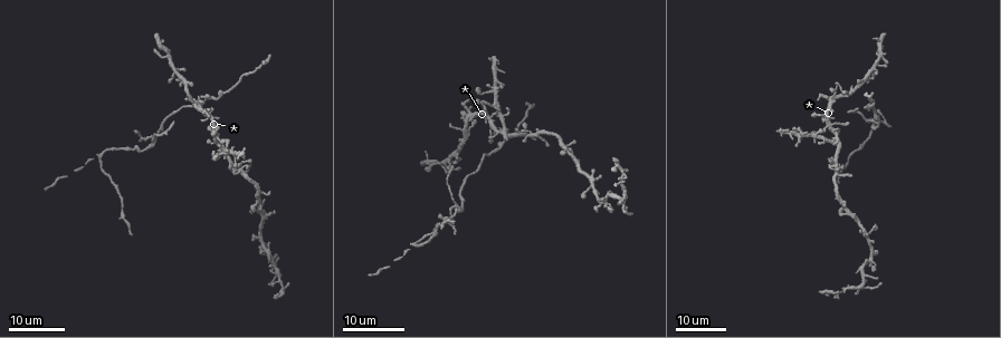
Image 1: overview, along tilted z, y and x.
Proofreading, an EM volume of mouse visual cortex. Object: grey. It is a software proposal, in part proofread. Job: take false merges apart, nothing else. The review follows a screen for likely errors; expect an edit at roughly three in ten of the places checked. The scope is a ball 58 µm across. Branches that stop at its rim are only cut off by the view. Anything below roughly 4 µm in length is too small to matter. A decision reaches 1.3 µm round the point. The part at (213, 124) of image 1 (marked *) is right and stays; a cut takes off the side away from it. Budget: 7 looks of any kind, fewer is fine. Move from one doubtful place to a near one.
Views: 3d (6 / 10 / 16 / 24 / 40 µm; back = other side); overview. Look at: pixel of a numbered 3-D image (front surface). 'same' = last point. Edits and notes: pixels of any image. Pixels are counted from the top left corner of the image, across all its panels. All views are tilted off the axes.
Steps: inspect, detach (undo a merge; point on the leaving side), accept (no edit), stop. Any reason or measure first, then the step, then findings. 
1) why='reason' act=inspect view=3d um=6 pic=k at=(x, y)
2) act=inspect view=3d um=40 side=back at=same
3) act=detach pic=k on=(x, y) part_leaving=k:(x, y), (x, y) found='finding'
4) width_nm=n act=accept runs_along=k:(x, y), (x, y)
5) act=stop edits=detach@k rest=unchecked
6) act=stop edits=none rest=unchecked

why='looks like a crossing' act=inspect view=3d um=24 pic=1 at=(495, 103)

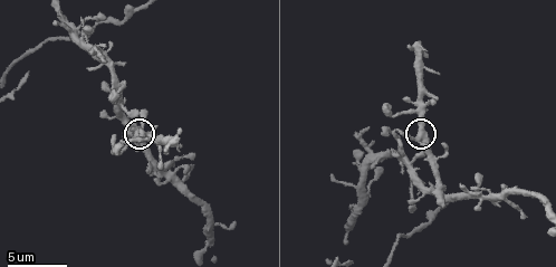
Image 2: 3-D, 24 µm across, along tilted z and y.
why='closer look' act=inspect view=3d um=10 pic=2 at=(416, 137)

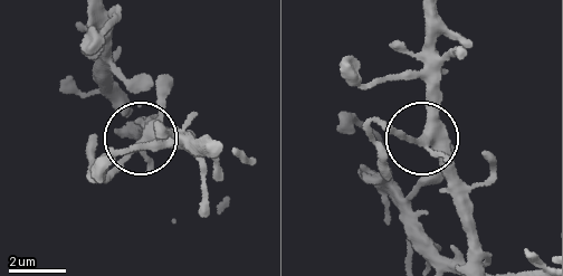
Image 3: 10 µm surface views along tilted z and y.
arms=4 act=accept found='continuous, no second neuron'

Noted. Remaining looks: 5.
why='looks like a crossing' act=inspect view=3d um=16 pic=1 at=(874, 122)

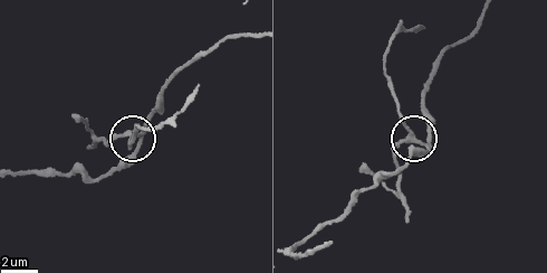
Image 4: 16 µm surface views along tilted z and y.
why='zoom in' act=inspect view=3d um=10 pic=4 at=(421, 142)

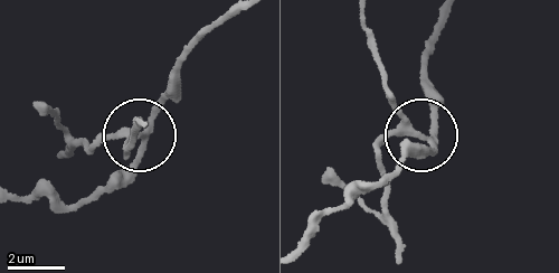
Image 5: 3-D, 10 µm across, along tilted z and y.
width_nm=250 act=detach pic=5 on=(400, 112) part_leaving=5:(428, 139), (395, 102), (365, 13) found='two neurons meet here'

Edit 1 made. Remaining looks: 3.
act=inspect view=overview

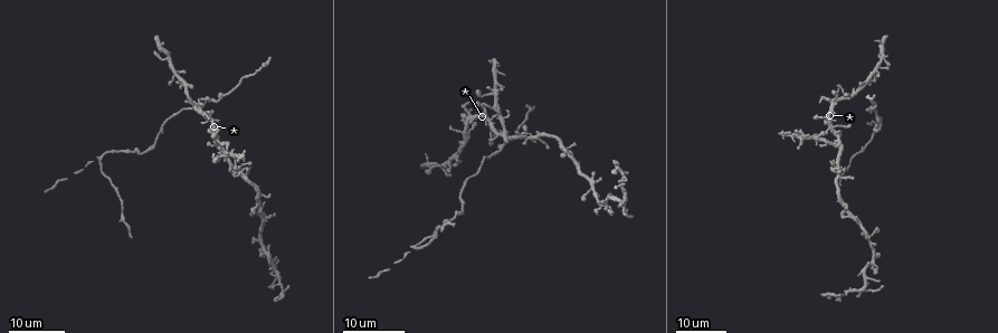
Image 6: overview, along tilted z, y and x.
why='three-way junction' act=inspect view=3d um=16 pic=6 at=(192, 100)

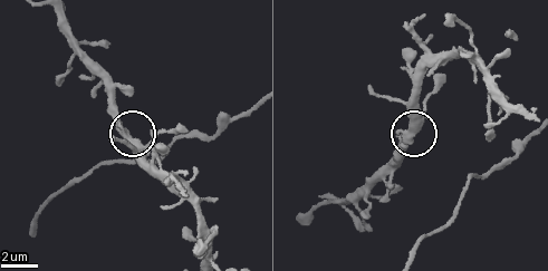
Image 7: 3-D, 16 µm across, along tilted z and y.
act=inspect view=3d um=6 pic=7 at=(409, 138)

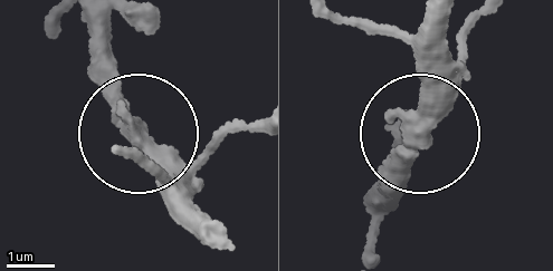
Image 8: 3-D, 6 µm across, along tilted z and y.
side_arm_um=15 arms=3 act=accept found='all the same neuron'

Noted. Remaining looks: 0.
act=stop edits=detach@5 rest=unchecked

